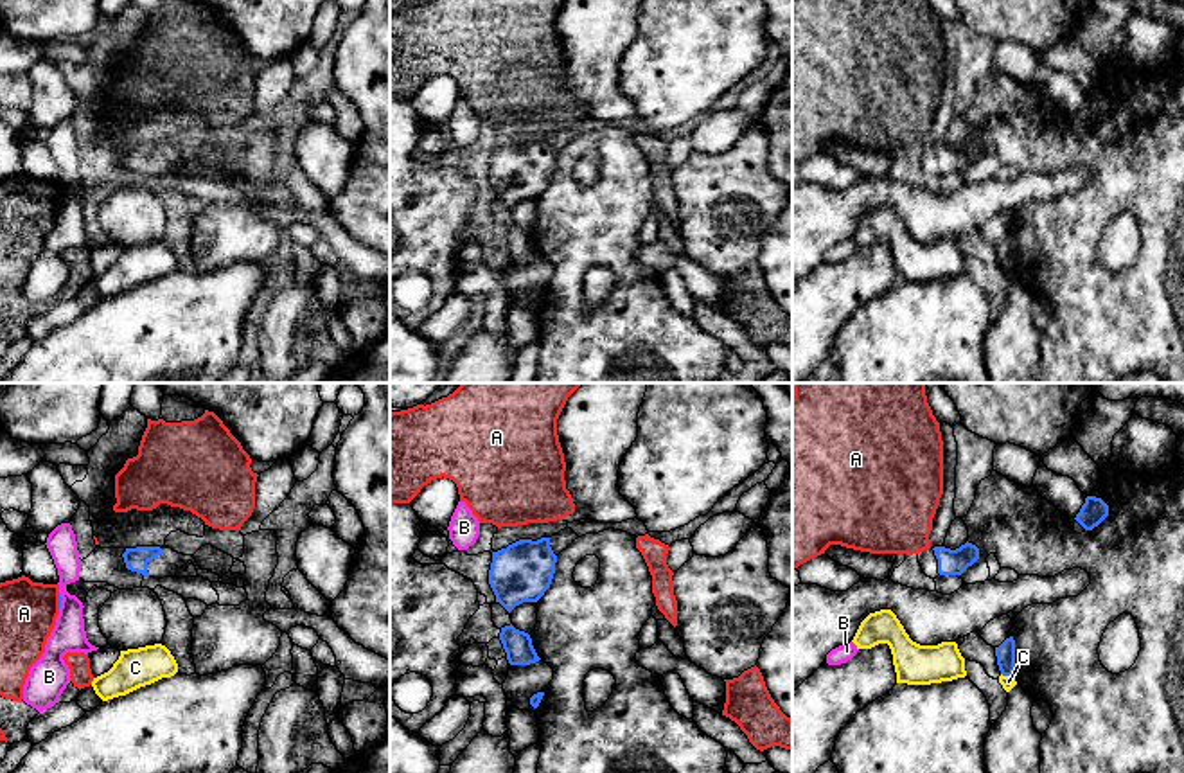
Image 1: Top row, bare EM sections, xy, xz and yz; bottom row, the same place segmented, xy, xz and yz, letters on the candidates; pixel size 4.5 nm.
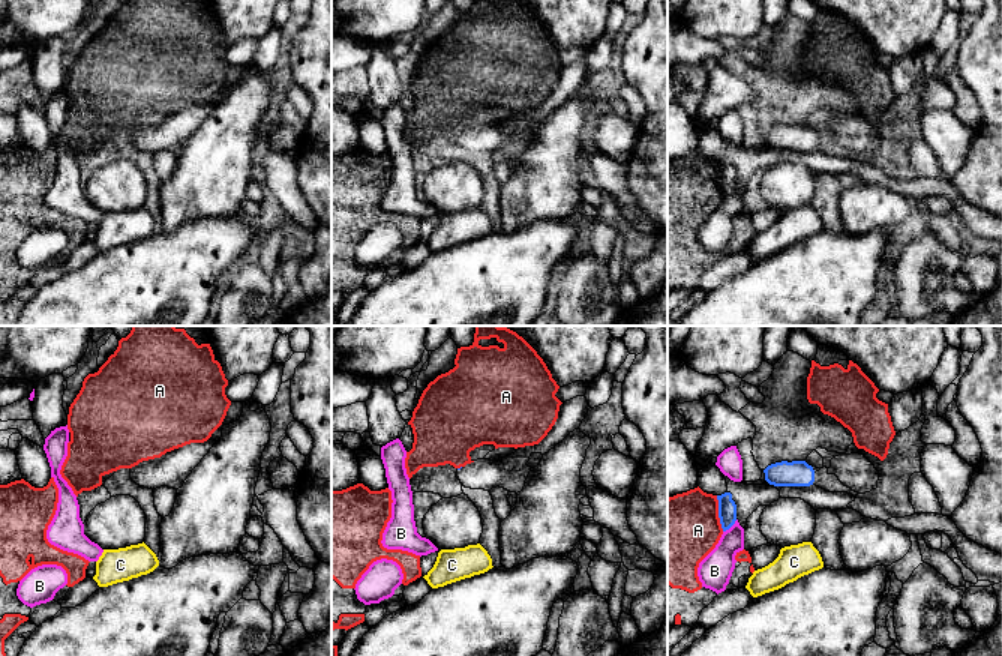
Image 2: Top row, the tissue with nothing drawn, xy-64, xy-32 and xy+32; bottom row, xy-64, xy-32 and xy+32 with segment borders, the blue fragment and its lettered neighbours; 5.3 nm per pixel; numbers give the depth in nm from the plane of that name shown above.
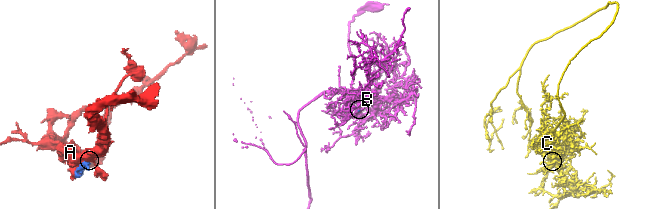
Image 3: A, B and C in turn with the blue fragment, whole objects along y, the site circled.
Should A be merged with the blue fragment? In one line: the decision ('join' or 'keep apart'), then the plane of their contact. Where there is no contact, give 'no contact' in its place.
keep apart; meets blue in xy

